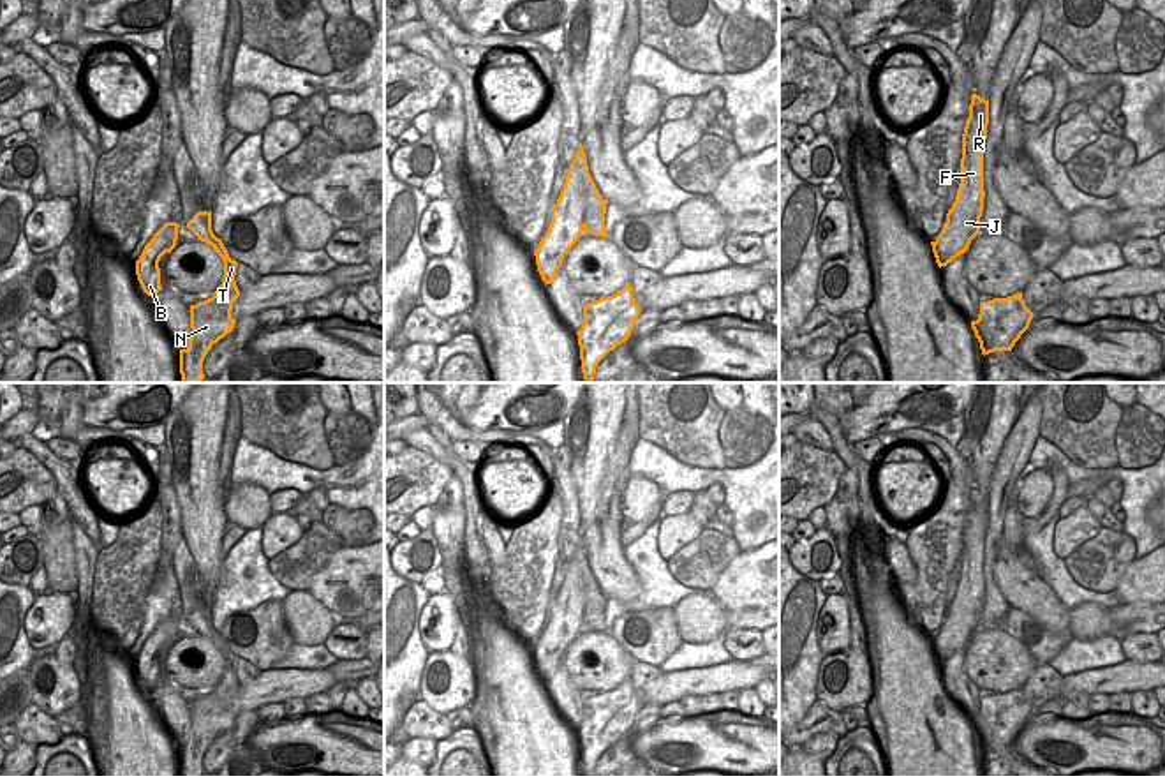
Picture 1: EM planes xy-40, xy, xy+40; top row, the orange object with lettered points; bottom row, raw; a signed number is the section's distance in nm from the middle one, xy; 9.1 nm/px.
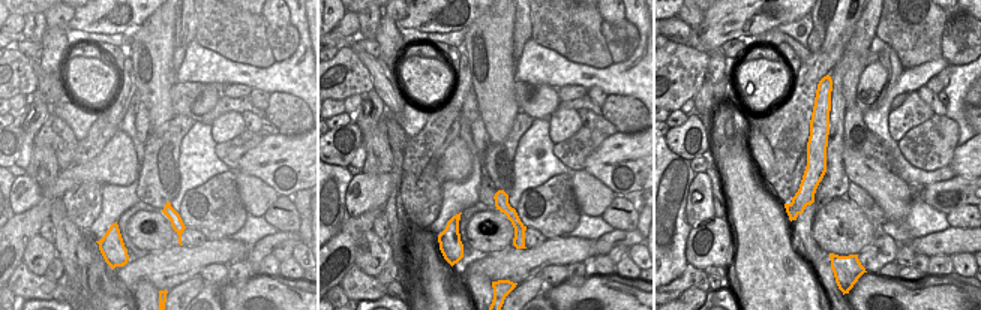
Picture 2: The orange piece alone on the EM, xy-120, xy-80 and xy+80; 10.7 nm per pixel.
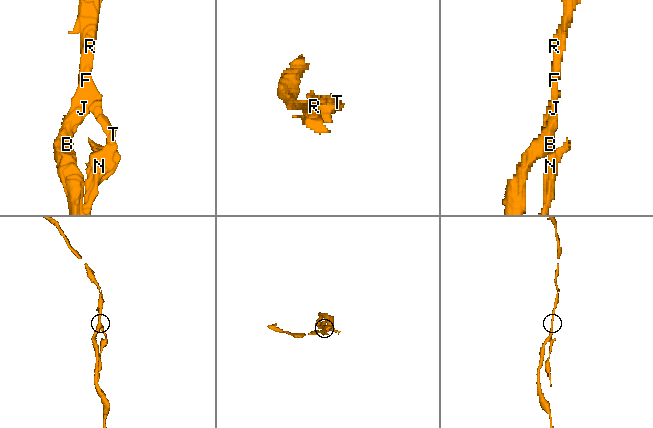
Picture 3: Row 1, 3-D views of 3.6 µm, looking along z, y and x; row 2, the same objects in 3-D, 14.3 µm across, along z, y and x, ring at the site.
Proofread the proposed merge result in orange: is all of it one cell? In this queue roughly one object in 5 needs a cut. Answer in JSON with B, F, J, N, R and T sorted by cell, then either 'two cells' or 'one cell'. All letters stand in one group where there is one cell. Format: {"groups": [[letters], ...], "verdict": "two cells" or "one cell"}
{"groups": [["B", "F", "J", "R"], ["N", "T"]], "verdict": "two cells"}

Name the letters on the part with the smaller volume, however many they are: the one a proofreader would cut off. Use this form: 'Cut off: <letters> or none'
Cut off: N, T

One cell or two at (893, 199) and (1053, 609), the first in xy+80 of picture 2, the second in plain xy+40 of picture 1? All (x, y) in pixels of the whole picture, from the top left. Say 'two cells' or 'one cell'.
one cell

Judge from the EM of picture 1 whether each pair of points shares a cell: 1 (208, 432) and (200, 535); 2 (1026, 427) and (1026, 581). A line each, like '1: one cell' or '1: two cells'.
1: one cell
2: two cells

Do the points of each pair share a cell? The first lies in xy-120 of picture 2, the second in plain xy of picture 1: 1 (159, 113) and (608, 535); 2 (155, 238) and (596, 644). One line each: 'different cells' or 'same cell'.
1: same cell
2: same cell

